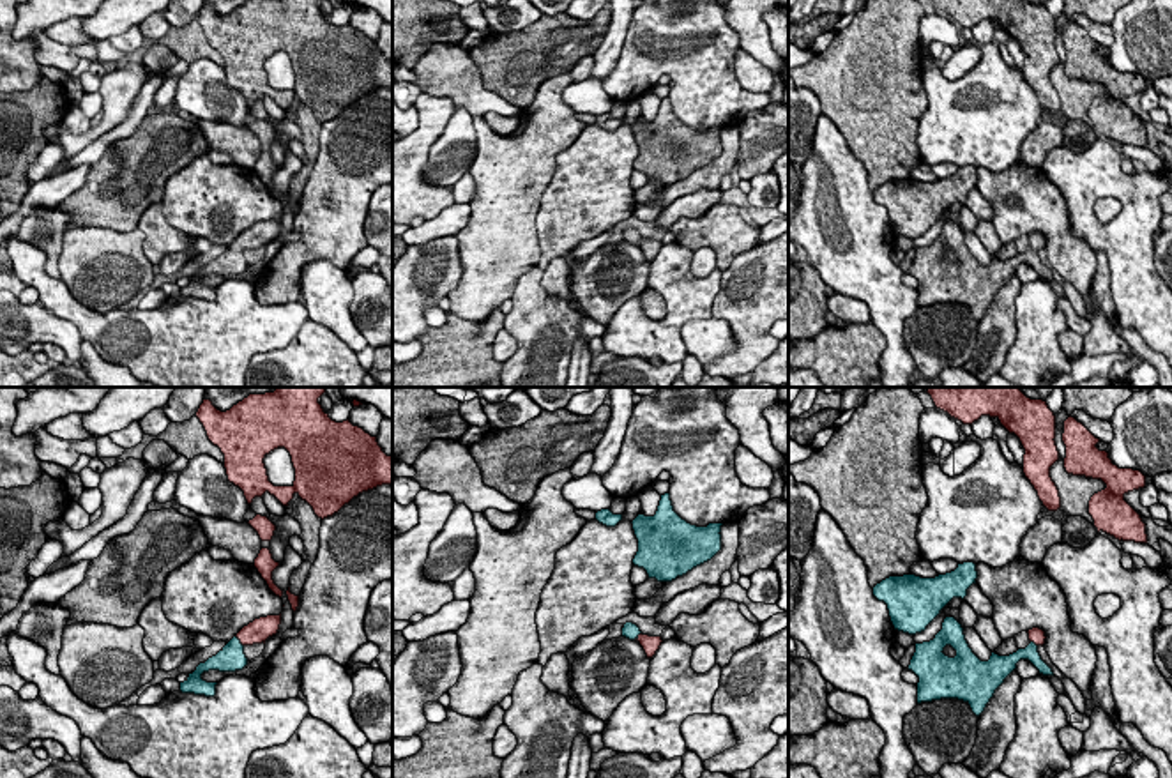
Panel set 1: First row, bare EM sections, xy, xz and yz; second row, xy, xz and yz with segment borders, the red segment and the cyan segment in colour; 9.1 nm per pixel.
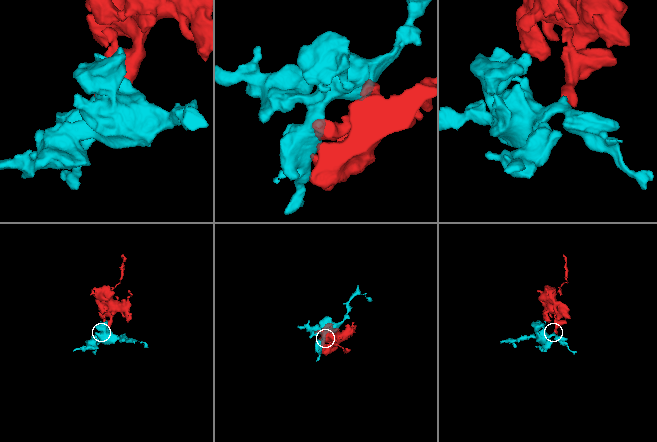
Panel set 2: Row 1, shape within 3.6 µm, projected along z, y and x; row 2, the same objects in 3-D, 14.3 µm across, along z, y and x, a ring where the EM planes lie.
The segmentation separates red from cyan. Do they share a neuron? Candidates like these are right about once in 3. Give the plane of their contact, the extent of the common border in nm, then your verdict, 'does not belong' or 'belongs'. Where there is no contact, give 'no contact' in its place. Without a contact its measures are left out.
contact in xy; length 130 nm; belongs

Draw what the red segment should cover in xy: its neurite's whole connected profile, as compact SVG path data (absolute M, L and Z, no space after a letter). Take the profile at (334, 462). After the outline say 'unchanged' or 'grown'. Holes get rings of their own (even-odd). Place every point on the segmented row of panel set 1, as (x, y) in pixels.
M325 387L274 389L274 393L249 394L226 412L217 410L210 400L203 400L196 412L209 440L225 454L228 481L244 492L247 504L269 492L288 506L297 493L323 520L362 492L382 484L392 486L392 456L382 451L377 437L354 426L348 419L336 423L323 412L318 398ZM278 447L285 447L292 456L295 469L292 486L274 486L269 481L263 458Z; unchanged

